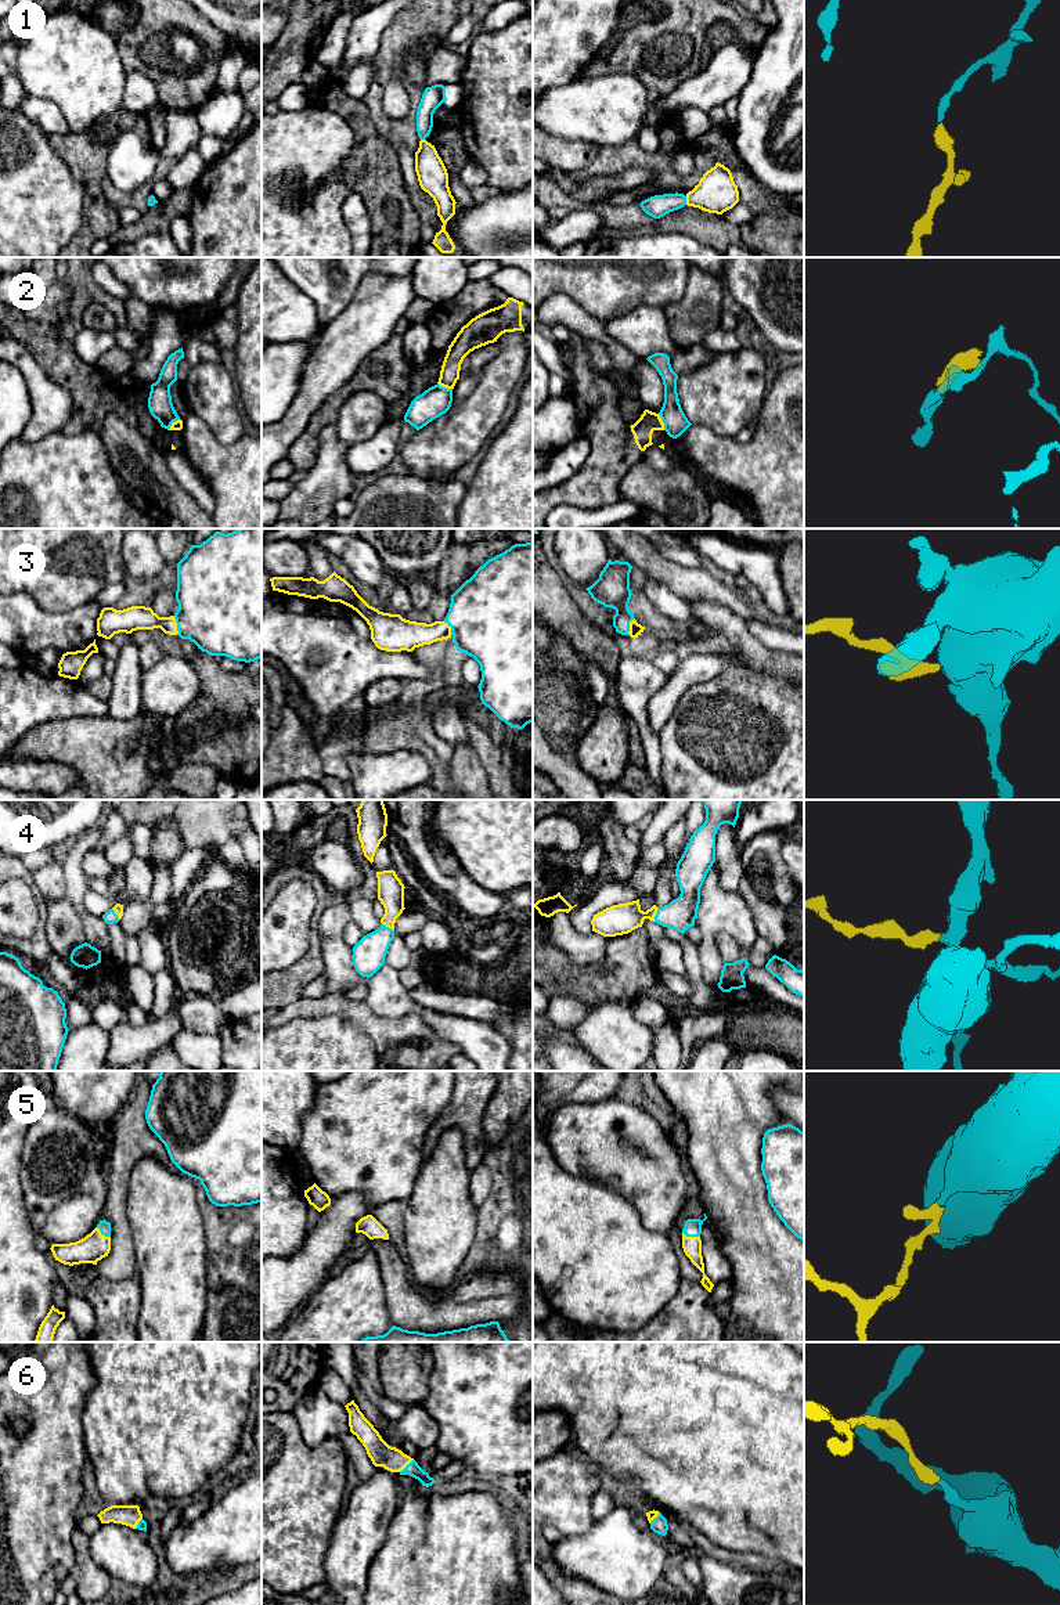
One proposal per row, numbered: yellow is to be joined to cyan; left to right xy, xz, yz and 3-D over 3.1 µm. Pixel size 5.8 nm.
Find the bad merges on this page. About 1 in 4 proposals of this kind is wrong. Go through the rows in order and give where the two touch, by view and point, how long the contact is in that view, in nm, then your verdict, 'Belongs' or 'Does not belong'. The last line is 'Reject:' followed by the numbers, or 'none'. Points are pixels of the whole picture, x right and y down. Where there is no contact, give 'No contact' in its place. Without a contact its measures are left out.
1: Touches cyan at yz (685, 201). Shared border 50 nm. Belongs
2: Touches cyan at yz (663, 422). Shared border 100 nm. Does not belong
3: Touches cyan at xy (177, 626). Shared border 110 nm. Belongs
4: Touches cyan at yz (656, 915). Shared border 90 nm. Belongs
5: Touches cyan at yz (691, 1236). Shared border 110 nm. Belongs
6: Touches cyan at xz (407, 1465). Shared border 120 nm. Belongs
Reject: 2

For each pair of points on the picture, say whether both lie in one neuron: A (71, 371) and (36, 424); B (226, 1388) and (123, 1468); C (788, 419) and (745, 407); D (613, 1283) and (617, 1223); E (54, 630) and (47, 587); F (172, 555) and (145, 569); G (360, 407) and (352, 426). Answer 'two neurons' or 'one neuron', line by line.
A: two neurons
B: one neuron
C: two neurons
D: one neuron
E: two neurons
F: two neurons
G: one neuron

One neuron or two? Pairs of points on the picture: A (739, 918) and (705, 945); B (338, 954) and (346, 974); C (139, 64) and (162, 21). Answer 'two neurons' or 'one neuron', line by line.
A: one neuron
B: one neuron
C: one neuron

